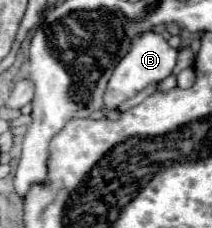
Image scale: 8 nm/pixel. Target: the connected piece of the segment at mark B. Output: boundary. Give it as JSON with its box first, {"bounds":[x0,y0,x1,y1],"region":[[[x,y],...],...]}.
{"bounds":[105,31,177,111],"region":[[[155,31],[141,33],[139,37],[135,37],[131,41],[131,49],[127,51],[127,55],[115,65],[115,71],[113,71],[107,91],[105,91],[105,109],[113,111],[123,101],[127,101],[133,95],[137,95],[139,91],[143,91],[149,83],[163,81],[167,75],[171,75],[175,63],[177,63],[177,49],[169,47],[167,41],[159,33],[155,33]]]}

